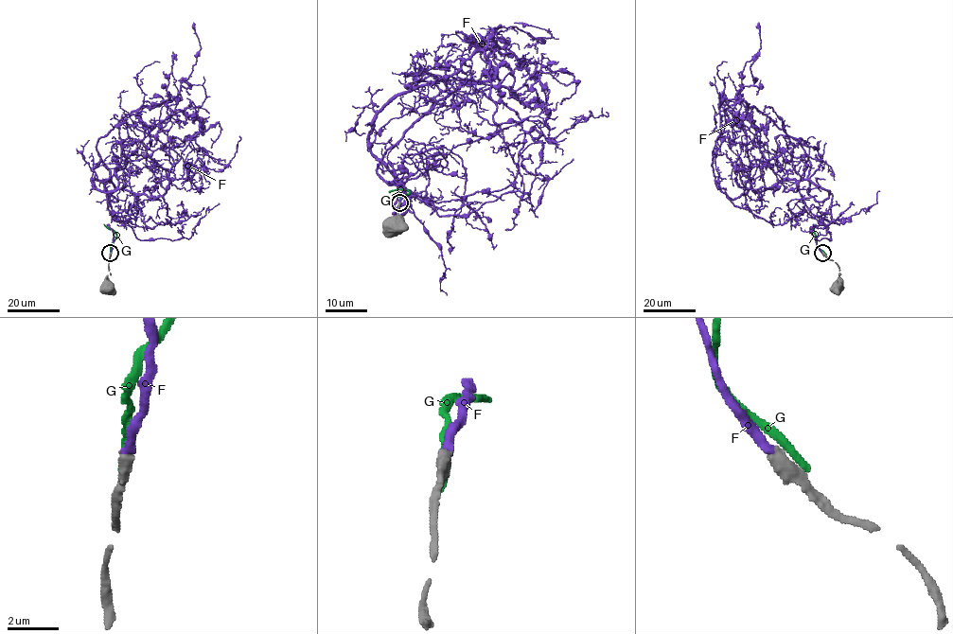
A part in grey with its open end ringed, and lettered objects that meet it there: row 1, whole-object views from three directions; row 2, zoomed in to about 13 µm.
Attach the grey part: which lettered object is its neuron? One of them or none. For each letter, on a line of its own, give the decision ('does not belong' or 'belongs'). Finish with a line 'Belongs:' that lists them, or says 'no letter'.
F: belongs
G: does not belong
Belongs: F

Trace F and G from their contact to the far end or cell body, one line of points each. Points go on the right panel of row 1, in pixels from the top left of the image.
F: (822, 253), (810, 228), (830, 222), (832, 195), (807, 180), (755, 191), (741, 123), (785, 191), (824, 179)
G: (824, 253), (817, 245), (816, 224)

